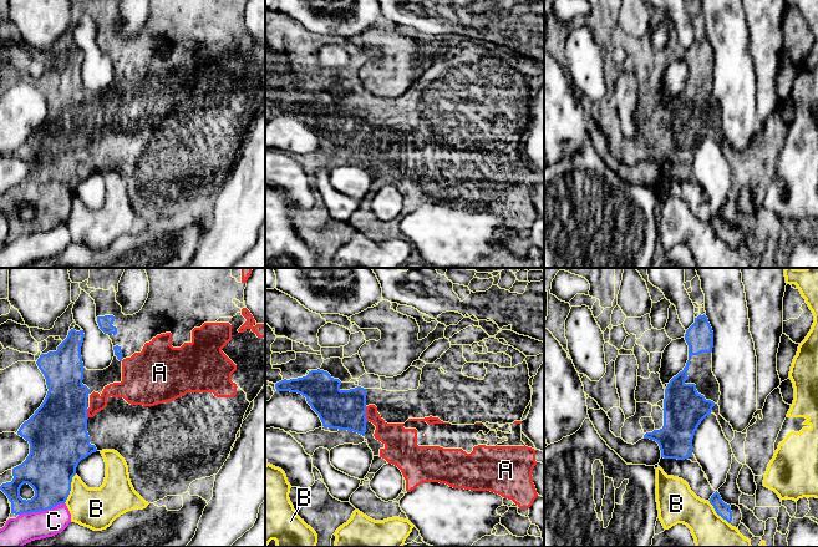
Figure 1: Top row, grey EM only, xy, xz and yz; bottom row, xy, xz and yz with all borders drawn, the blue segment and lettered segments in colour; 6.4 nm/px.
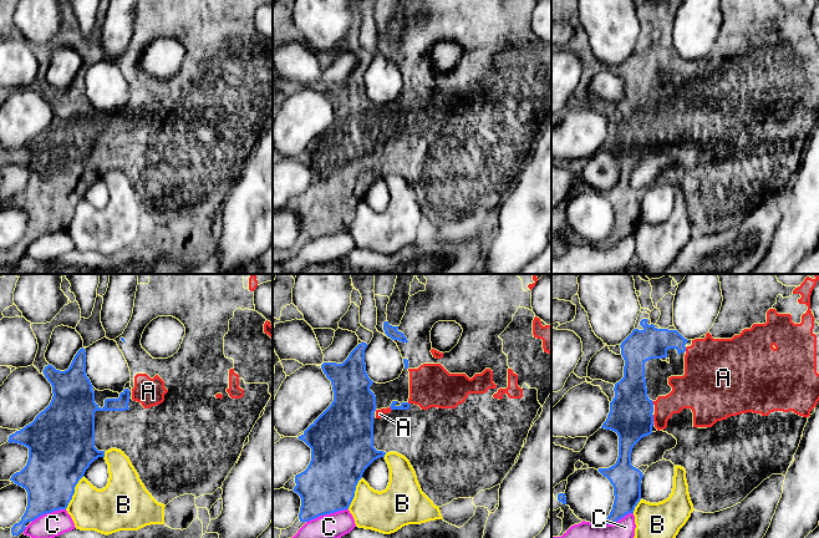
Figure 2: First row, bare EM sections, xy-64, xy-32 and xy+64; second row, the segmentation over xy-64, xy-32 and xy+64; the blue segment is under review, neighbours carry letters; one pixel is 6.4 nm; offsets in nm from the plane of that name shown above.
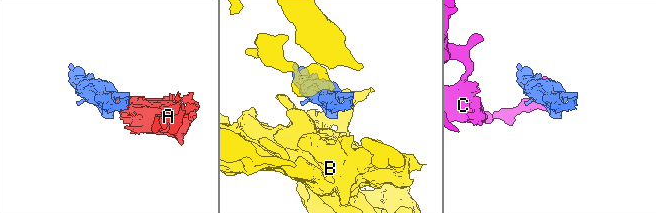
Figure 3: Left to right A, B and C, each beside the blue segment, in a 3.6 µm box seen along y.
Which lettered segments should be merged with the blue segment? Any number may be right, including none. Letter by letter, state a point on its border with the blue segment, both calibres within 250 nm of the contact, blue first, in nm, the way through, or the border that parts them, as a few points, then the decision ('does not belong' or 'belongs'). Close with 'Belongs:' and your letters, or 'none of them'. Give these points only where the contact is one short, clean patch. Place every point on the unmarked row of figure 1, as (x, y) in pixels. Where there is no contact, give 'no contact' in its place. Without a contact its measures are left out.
A: contact xz (365, 135); calibres 260 and 170 nm; belongs
B: contact xy (70, 209); calibres 320 and 260 nm; does not belong
C: contact xy (41, 231); calibres 300 and 190 nm; does not belong
Belongs: A

